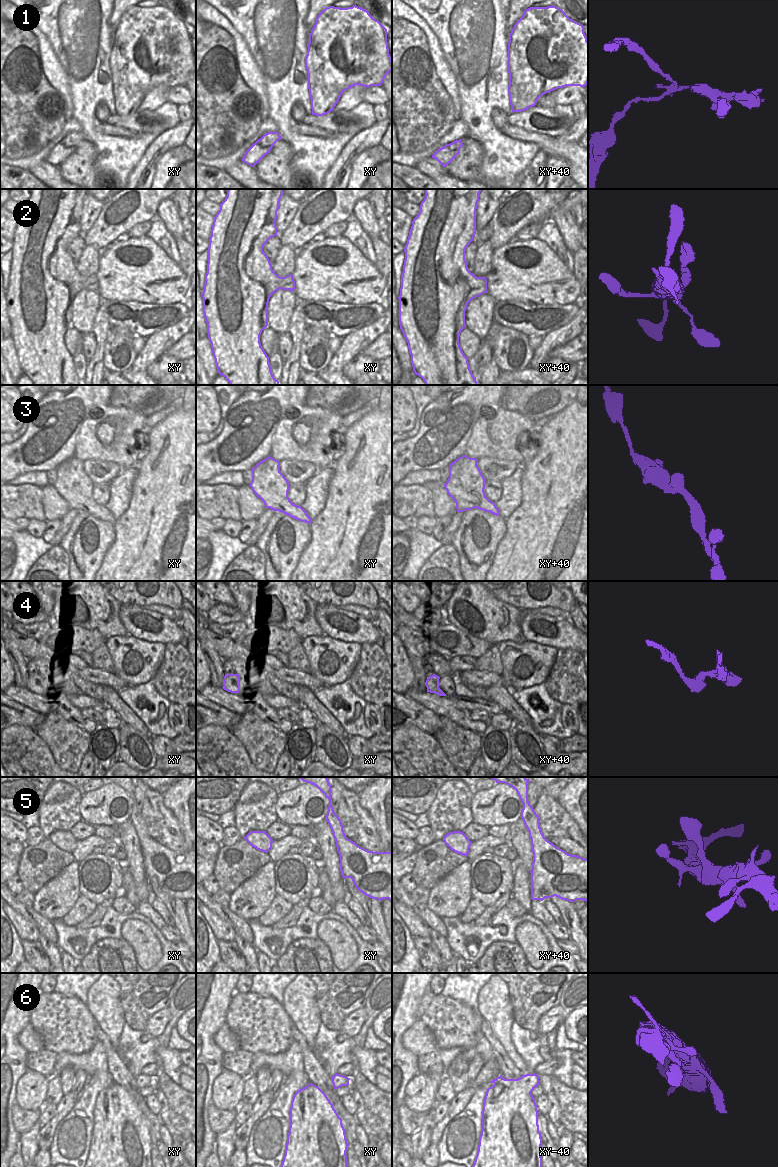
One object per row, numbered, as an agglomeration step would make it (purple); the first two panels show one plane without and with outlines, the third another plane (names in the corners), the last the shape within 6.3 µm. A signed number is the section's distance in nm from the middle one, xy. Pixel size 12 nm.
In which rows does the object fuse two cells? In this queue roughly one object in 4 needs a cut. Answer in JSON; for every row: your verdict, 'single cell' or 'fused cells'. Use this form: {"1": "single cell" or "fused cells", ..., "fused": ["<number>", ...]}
{"1": "fused cells", "2": "single cell", "3": "single cell", "4": "fused cells", "5": "single cell", "6": "single cell", "fused": ["1", "4"]}

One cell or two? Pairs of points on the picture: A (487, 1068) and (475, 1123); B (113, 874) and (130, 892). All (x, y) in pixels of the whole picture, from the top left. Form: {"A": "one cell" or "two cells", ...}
{"A": "two cells", "B": "two cells"}

